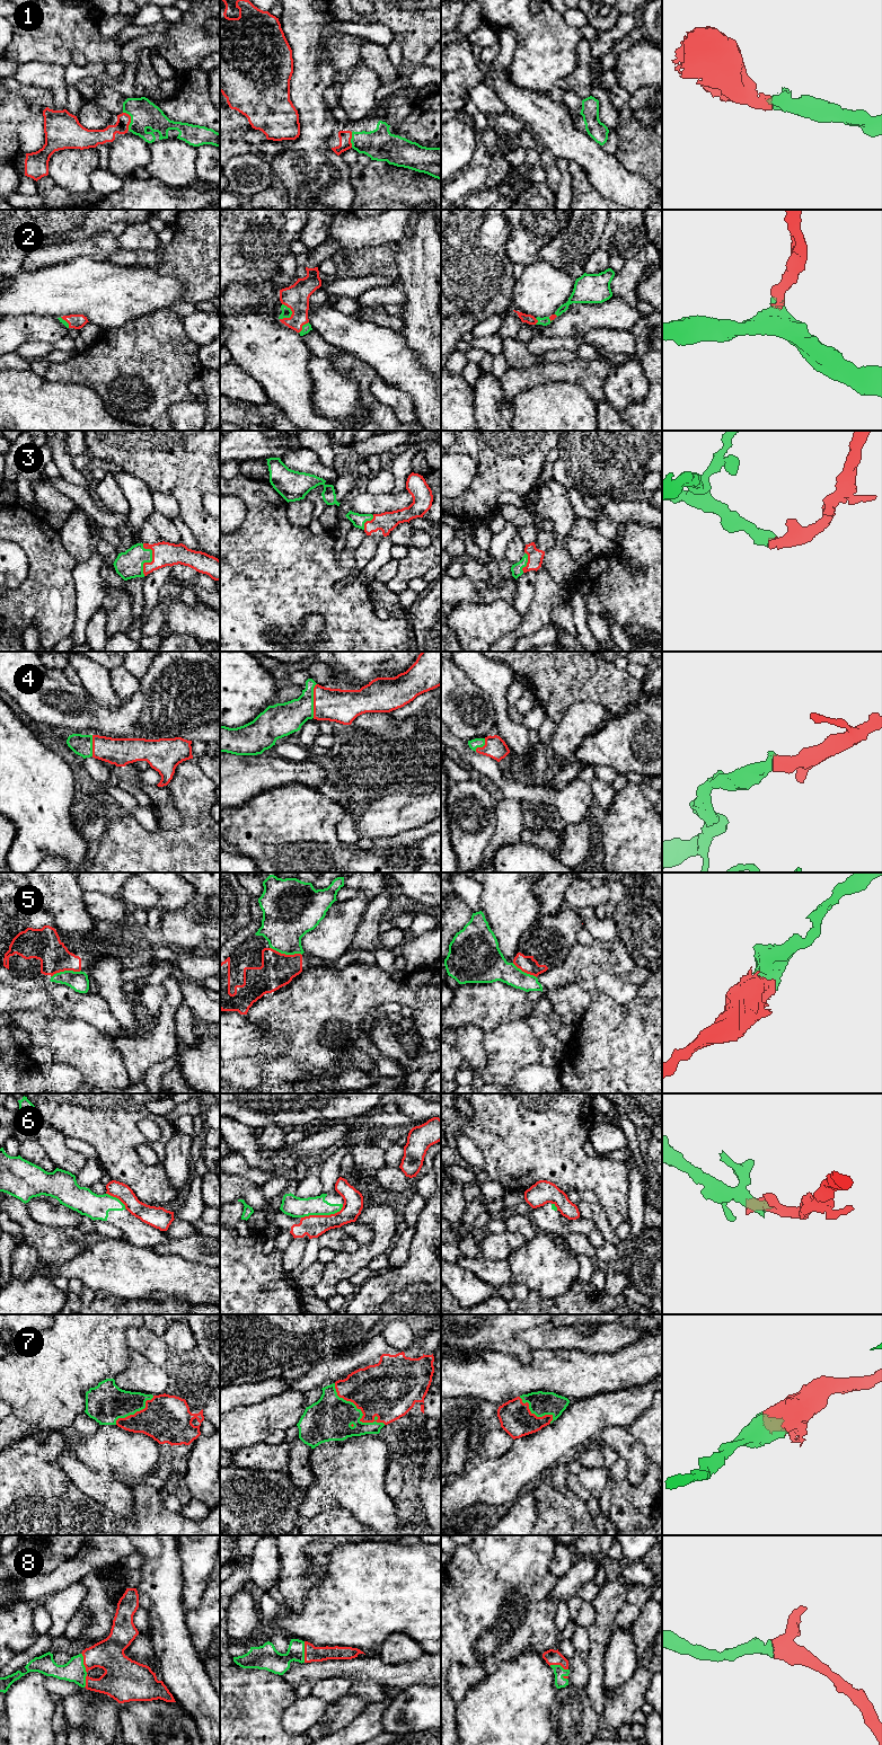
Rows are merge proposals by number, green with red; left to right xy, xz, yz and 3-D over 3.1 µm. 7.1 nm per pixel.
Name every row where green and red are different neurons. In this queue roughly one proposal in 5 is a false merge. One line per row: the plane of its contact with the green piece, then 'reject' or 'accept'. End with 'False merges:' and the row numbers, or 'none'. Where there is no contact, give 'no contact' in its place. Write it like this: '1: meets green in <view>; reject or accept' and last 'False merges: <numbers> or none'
1: meets green in xy; accept
2: meets green in xz; accept
3: meets green in xy; accept
4: meets green in xz; accept
5: meets green in xz; reject
6: meets green in xz; reject
7: meets green in xz; accept
8: meets green in xz; accept
False merges: 5, 6

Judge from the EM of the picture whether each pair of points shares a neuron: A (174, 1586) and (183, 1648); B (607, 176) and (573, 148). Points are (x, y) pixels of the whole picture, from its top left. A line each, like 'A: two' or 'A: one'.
A: one
B: one

